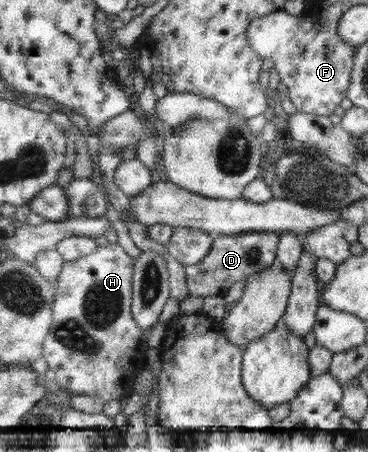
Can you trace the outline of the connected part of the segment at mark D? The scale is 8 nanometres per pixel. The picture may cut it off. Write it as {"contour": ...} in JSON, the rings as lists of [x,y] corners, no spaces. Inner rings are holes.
{"contour":[[[247,231],[234,236],[215,236],[214,246],[208,256],[199,264],[185,266],[189,292],[198,297],[224,296],[234,283],[248,280],[250,276],[268,269],[277,263],[277,249],[281,236],[279,232]]]}

